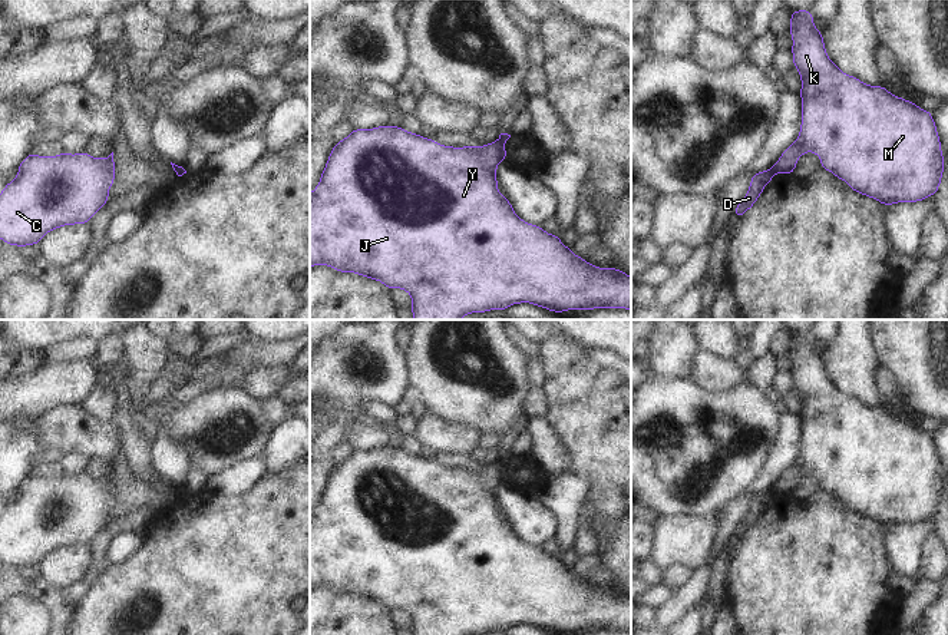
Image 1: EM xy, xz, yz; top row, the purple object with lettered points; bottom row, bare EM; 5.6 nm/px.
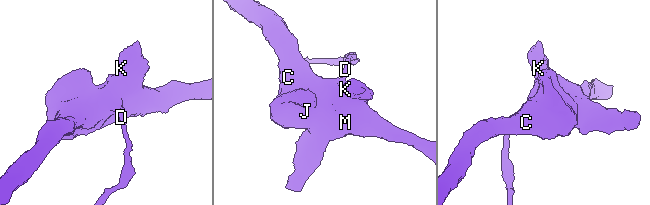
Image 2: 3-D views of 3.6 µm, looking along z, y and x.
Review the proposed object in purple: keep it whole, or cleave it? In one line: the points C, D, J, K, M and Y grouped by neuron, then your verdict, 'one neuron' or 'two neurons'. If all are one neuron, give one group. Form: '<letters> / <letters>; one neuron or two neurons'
C J K M Y / D; two neurons

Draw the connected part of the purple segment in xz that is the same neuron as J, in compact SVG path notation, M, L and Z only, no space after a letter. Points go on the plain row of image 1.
M383 446L371 450L353 450L331 470L316 510L310 515L310 588L328 586L337 593L354 593L384 605L386 609L402 609L412 616L413 635L472 635L489 631L505 632L508 628L529 624L552 634L568 631L624 629L631 631L631 598L620 589L599 589L577 578L558 556L545 553L541 546L521 540L508 519L498 512L496 487L508 479L505 464L495 462L483 467L443 467L433 460L407 453L400 447Z

